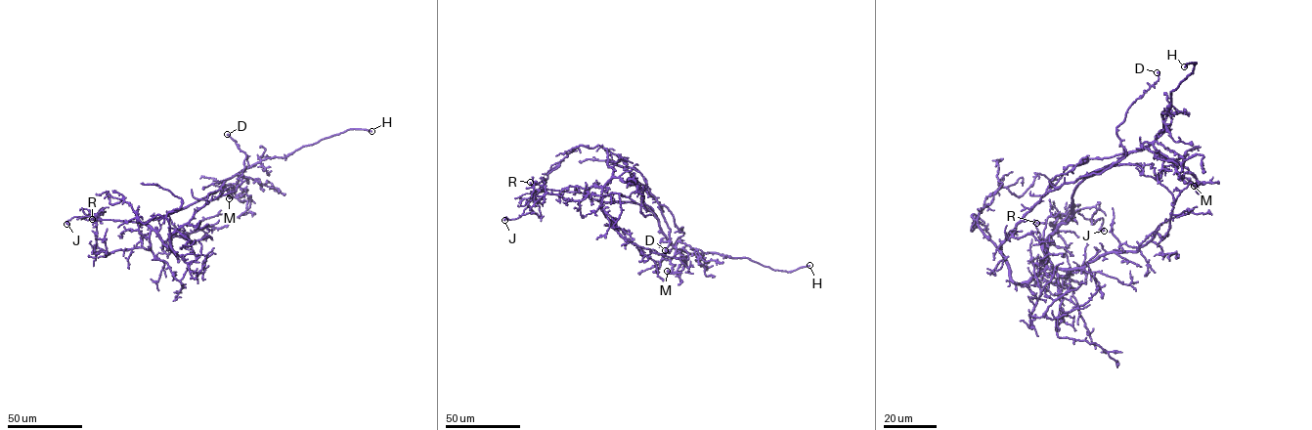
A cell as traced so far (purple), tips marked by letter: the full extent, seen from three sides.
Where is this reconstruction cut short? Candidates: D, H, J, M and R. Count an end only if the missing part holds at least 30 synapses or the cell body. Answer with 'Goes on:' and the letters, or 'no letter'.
Goes on: H, R

